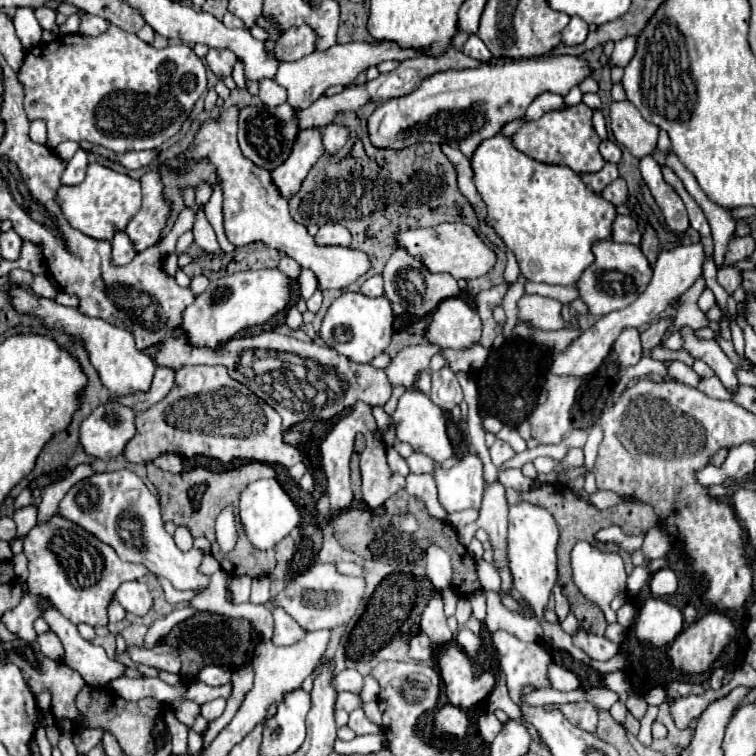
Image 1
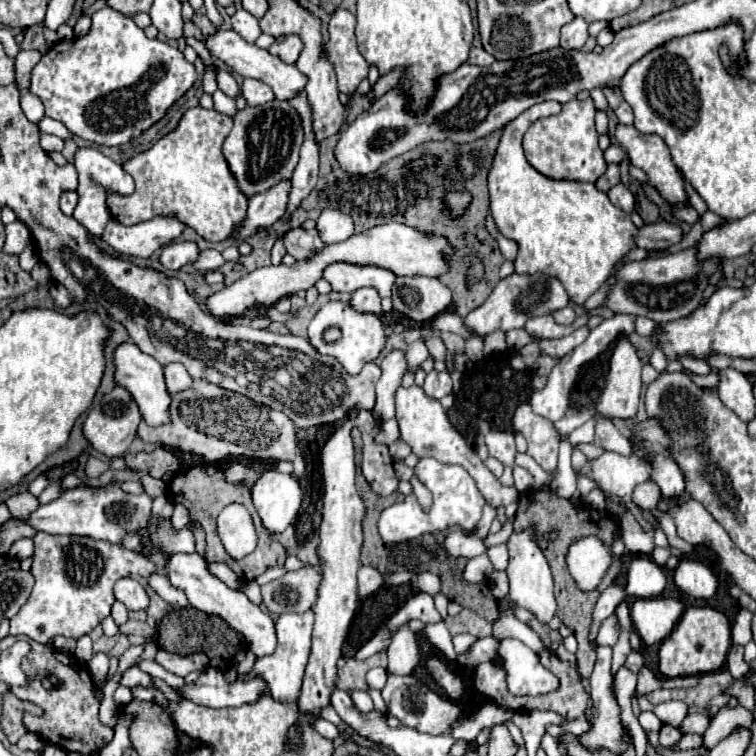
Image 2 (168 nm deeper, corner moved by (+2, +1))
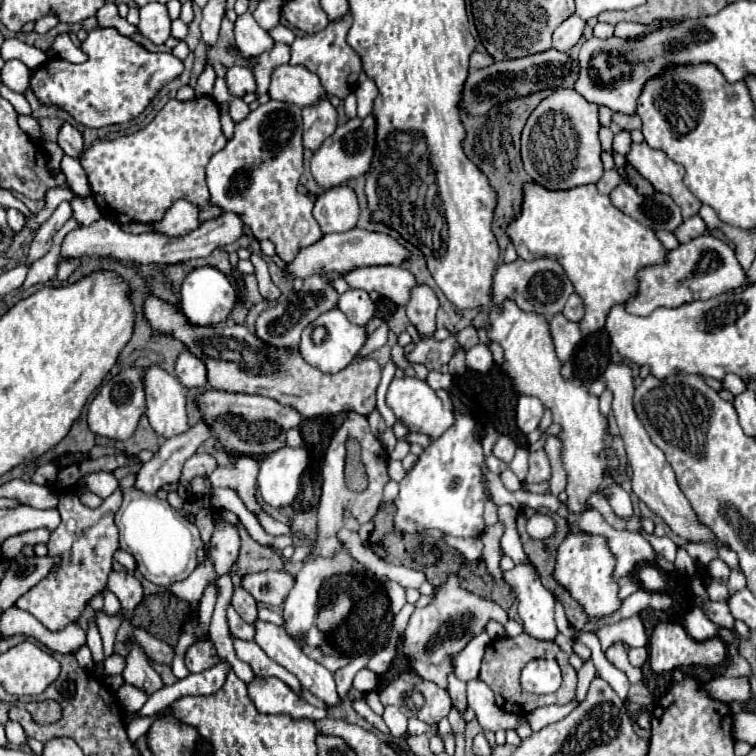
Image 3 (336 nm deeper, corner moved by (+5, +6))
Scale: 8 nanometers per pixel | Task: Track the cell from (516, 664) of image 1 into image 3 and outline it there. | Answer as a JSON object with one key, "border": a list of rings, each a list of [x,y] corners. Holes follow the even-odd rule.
{"border":[[[531,660],[521,672],[527,692],[555,692],[561,686],[561,670],[555,660]]]}

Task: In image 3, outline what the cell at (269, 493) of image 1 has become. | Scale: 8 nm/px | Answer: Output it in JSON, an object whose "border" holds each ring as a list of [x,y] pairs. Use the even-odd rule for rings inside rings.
{"border":[[[283,446],[269,452],[259,466],[259,490],[267,504],[275,508],[289,506],[301,484],[301,474],[307,468],[307,450]]]}

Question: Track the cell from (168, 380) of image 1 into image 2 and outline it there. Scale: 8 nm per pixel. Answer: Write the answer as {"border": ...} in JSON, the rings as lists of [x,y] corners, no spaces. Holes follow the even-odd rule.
{"border":[[[170,363],[164,367],[164,379],[166,379],[166,389],[170,395],[188,389],[192,385],[192,377],[180,363]]]}

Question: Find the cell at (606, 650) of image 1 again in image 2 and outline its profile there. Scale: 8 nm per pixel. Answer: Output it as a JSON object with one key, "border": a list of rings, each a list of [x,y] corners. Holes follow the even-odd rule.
{"border":[[[598,647],[598,659],[594,665],[594,671],[590,675],[592,685],[592,731],[586,735],[580,735],[582,743],[590,749],[606,747],[614,753],[626,751],[628,743],[622,741],[622,721],[620,721],[620,707],[610,691],[612,673],[610,673],[610,661],[612,661],[612,649],[610,647]]]}

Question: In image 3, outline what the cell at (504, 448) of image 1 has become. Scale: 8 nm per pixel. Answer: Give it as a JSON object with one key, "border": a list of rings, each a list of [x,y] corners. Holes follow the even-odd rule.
{"border":[[[501,436],[499,440],[497,440],[497,444],[495,444],[495,448],[493,448],[493,454],[497,456],[497,458],[501,458],[503,462],[511,462],[513,460],[513,456],[515,456],[515,450],[517,450],[517,444],[509,438],[509,436]]]}

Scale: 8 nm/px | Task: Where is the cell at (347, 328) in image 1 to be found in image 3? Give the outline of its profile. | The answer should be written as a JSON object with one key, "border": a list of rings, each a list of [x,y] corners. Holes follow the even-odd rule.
{"border":[[[333,308],[325,314],[321,314],[313,324],[309,324],[303,334],[301,334],[301,344],[299,344],[299,354],[303,356],[303,360],[307,360],[307,364],[319,368],[321,372],[327,372],[327,374],[335,374],[335,372],[341,372],[343,368],[347,368],[353,358],[357,356],[357,352],[361,350],[361,346],[365,344],[367,340],[367,332],[365,328],[357,326],[357,324],[351,324],[343,312],[339,312],[339,308]],[[317,326],[323,326],[327,330],[327,338],[321,342],[321,344],[313,344],[311,340],[311,334]]]}

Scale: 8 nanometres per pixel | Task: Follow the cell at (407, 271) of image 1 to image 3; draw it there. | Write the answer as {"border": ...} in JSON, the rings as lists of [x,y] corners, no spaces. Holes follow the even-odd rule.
{"border":[[[417,286],[411,292],[411,300],[407,304],[407,318],[417,328],[421,338],[433,338],[435,326],[435,312],[439,308],[439,300],[429,286]]]}

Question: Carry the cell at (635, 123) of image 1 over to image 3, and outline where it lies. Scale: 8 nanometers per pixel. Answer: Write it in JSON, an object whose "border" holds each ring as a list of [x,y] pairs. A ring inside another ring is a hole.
{"border":[[[647,142],[633,144],[631,152],[627,154],[627,160],[643,174],[643,178],[647,178],[653,184],[657,192],[669,194],[675,200],[675,204],[679,204],[685,220],[699,212],[701,202],[685,188],[685,168],[681,164],[669,160],[661,150],[653,150]]]}

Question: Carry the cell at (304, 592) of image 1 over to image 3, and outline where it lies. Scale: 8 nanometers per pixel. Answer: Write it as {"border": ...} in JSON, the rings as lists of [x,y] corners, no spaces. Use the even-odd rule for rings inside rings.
{"border":[[[261,572],[261,574],[247,574],[241,580],[241,586],[257,600],[267,606],[279,606],[289,590],[291,590],[291,574],[279,572]]]}

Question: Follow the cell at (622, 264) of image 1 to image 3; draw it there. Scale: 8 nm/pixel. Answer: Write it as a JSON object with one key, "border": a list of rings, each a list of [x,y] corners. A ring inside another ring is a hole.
{"border":[[[699,236],[687,244],[681,244],[679,248],[671,250],[667,258],[667,264],[643,268],[637,274],[639,294],[631,304],[627,304],[627,312],[649,316],[659,306],[677,308],[691,300],[709,300],[713,296],[749,284],[749,278],[735,258],[733,248],[715,236]]]}

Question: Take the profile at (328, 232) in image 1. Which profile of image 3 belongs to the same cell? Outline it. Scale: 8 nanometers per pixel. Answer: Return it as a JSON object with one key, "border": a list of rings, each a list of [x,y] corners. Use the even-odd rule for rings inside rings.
{"border":[[[335,186],[317,196],[313,216],[319,222],[323,234],[347,232],[355,228],[359,220],[359,202],[355,190],[349,186]]]}

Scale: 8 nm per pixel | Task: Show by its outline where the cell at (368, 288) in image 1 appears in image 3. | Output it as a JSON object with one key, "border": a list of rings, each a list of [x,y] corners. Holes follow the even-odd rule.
{"border":[[[349,290],[339,298],[339,310],[357,326],[367,326],[375,314],[375,304],[365,290]]]}

